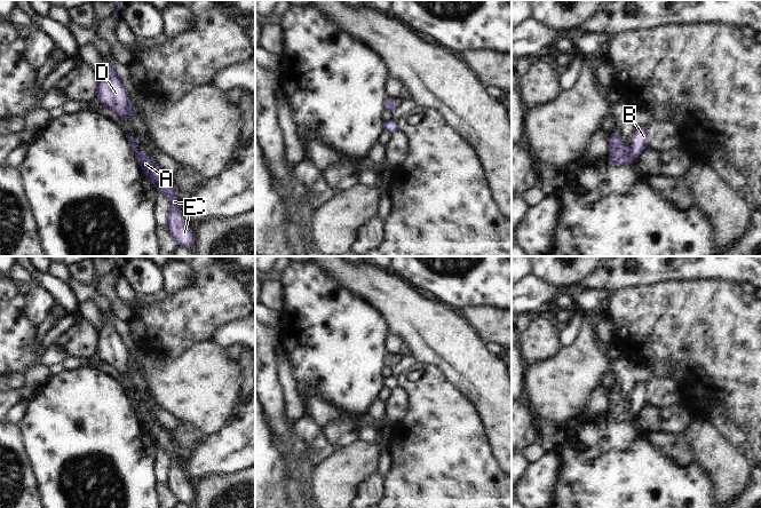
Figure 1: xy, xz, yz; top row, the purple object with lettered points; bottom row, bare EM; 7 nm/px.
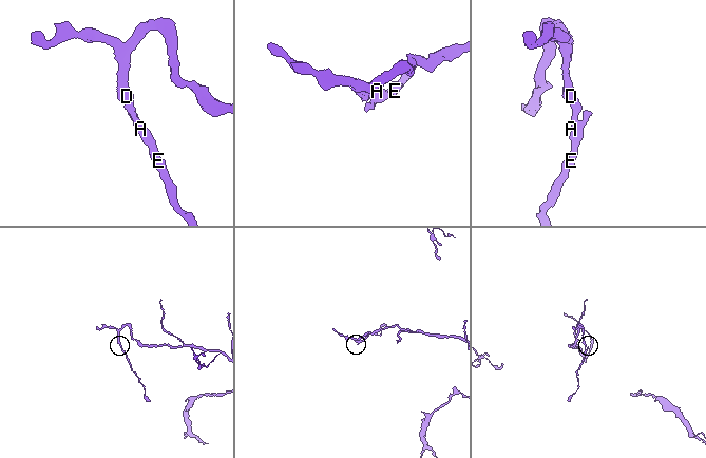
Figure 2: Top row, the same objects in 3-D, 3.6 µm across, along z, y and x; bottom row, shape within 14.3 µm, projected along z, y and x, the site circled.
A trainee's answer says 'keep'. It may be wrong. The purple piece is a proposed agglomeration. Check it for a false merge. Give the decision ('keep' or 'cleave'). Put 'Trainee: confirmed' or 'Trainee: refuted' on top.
Trainee: confirmed
keep

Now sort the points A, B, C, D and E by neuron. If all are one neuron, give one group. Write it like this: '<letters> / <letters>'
A B C D E

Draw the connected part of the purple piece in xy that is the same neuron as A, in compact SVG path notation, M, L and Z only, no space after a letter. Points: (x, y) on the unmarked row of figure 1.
M127 392L129 400L132 402L132 407L136 413L136 419L140 421L142 427L148 431L149 437L154 442L157 447L164 450L172 459L168 473L166 475L166 483L177 502L192 506L195 501L195 490L192 484L189 483L183 475L180 467L180 459L174 452L174 446L169 438L168 431L161 426L156 423L156 419L151 413L144 407L137 412L136 400L138 396L134 392Z

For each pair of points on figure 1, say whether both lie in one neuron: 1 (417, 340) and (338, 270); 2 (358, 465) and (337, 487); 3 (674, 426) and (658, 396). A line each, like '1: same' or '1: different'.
1: same
2: same
3: different

